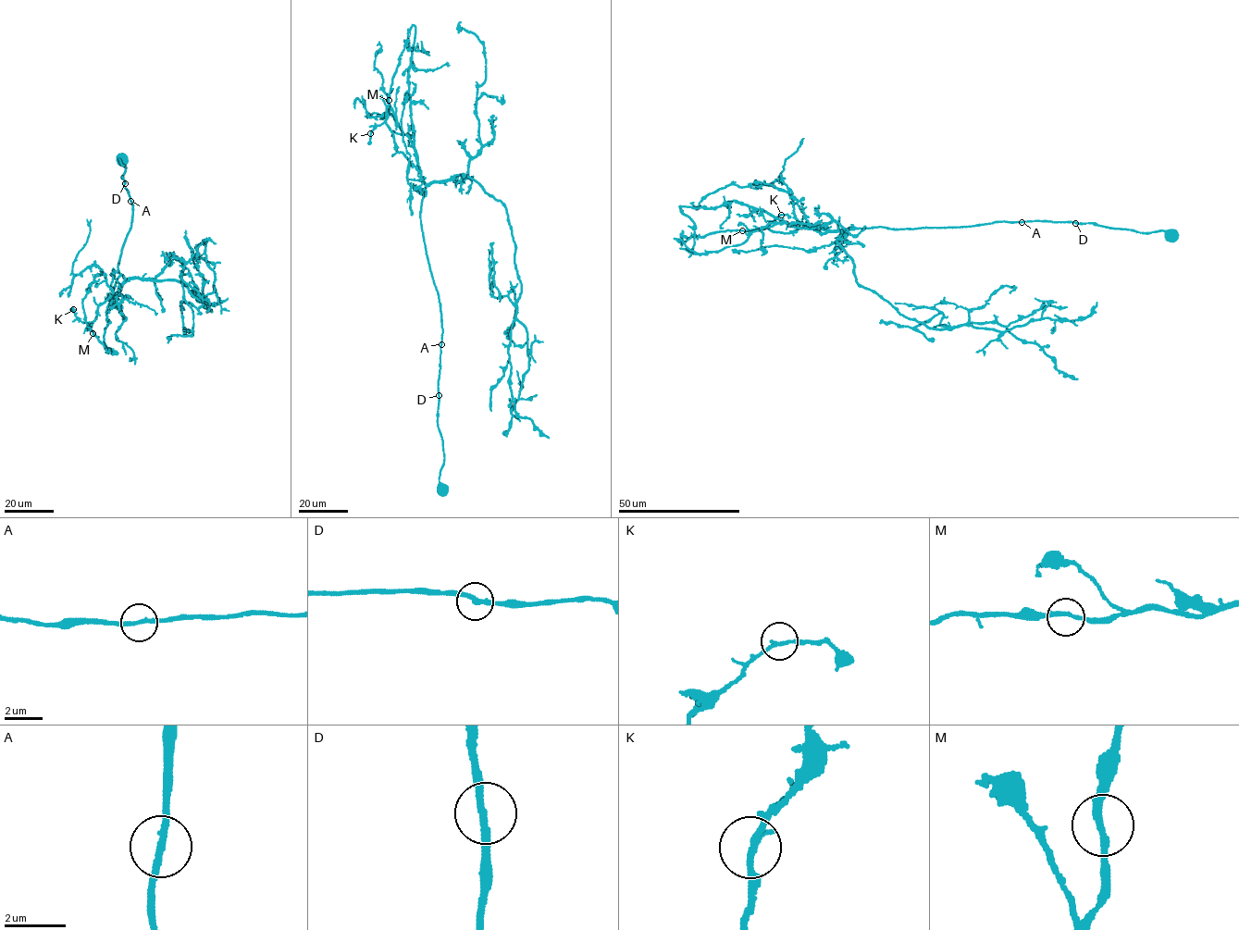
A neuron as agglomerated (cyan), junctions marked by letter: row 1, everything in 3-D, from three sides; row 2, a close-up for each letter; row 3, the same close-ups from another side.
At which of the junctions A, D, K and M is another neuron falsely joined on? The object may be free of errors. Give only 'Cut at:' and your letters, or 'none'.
Cut at: none

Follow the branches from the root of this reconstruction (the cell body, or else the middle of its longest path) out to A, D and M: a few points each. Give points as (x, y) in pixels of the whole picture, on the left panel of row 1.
A: (119, 161), (126, 167), (121, 177), (130, 201)
D: (119, 161), (126, 167), (121, 177), (125, 183)
M: (119, 161), (133, 205), (117, 265), (125, 280), (118, 294), (98, 306), (89, 324), (92, 333)

